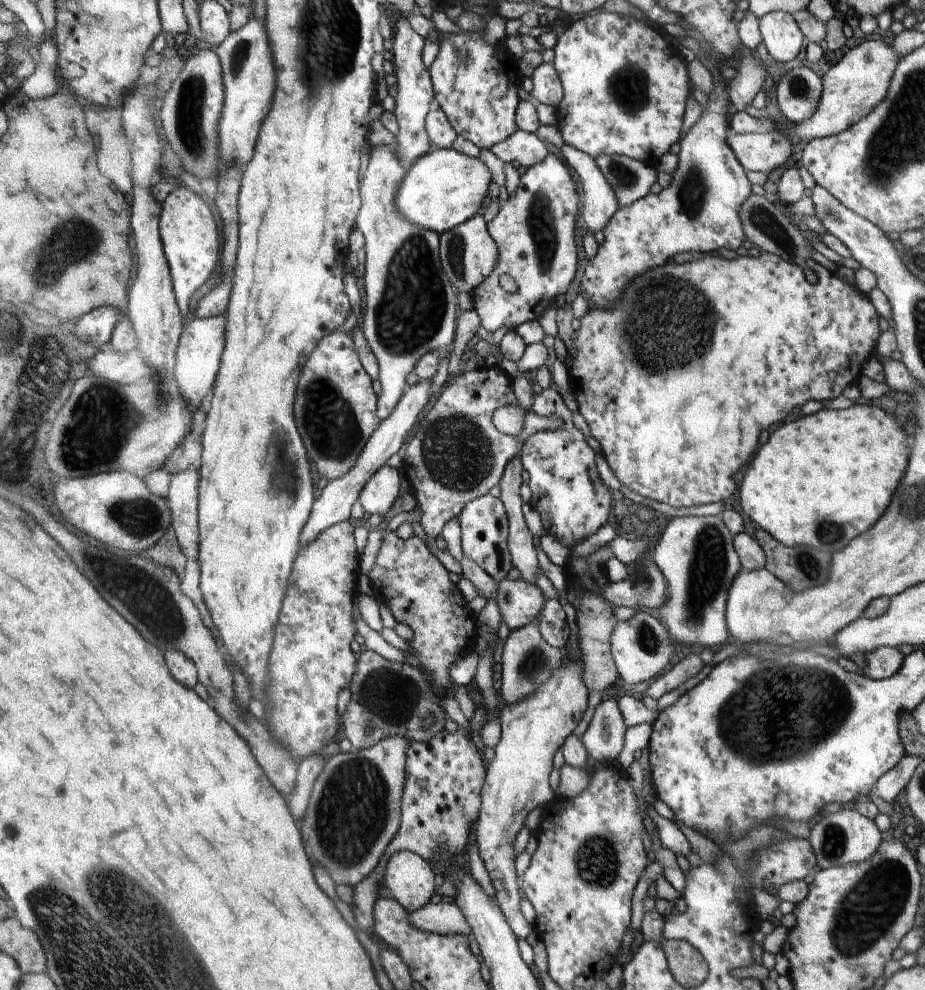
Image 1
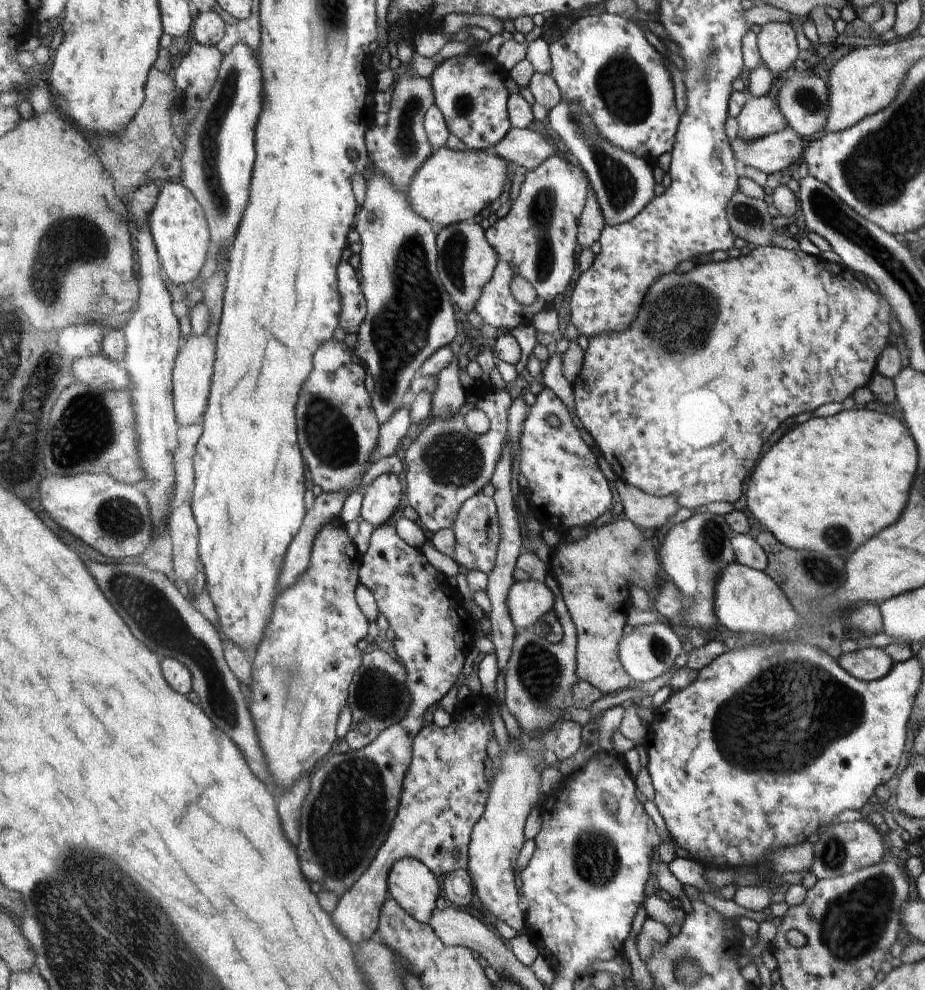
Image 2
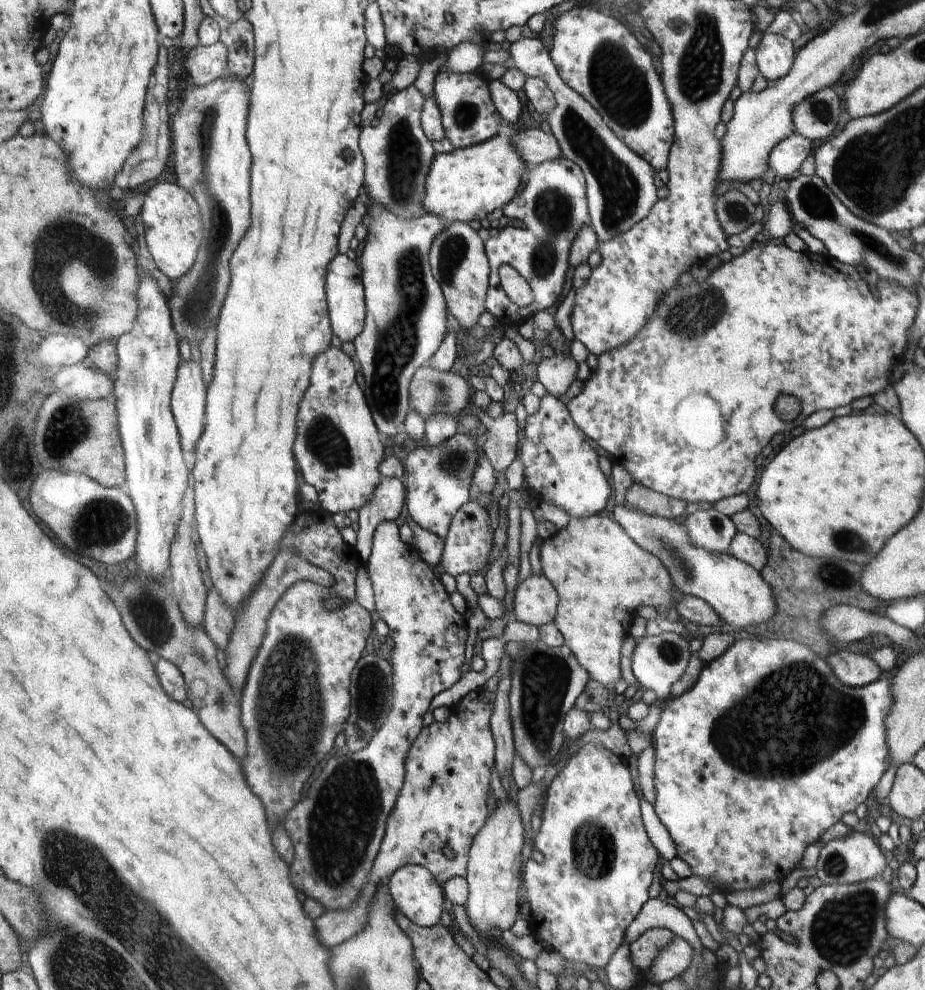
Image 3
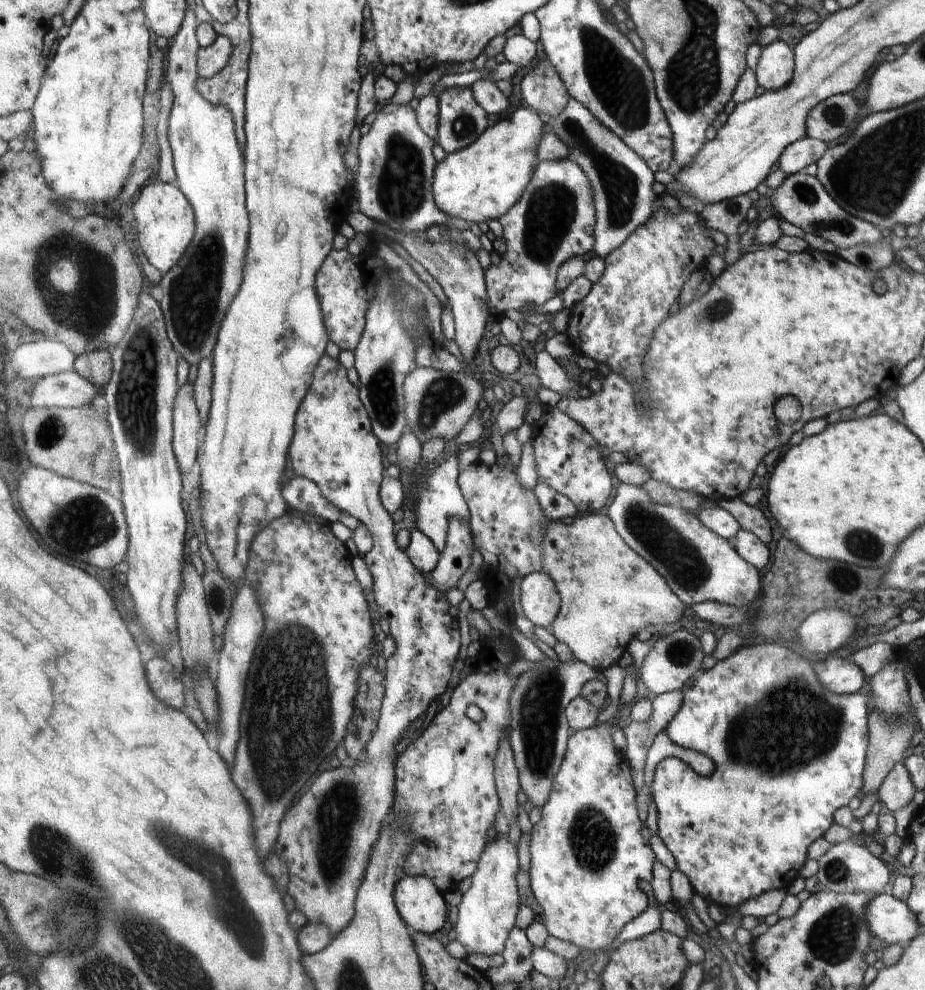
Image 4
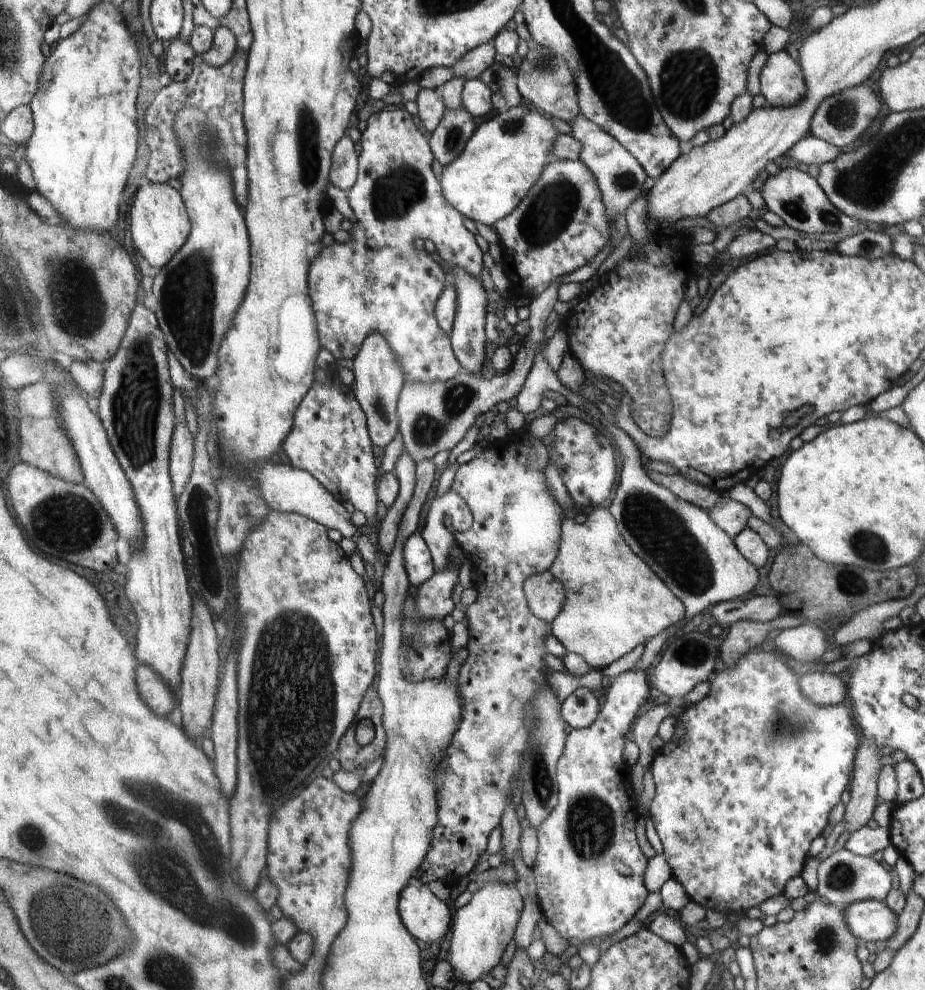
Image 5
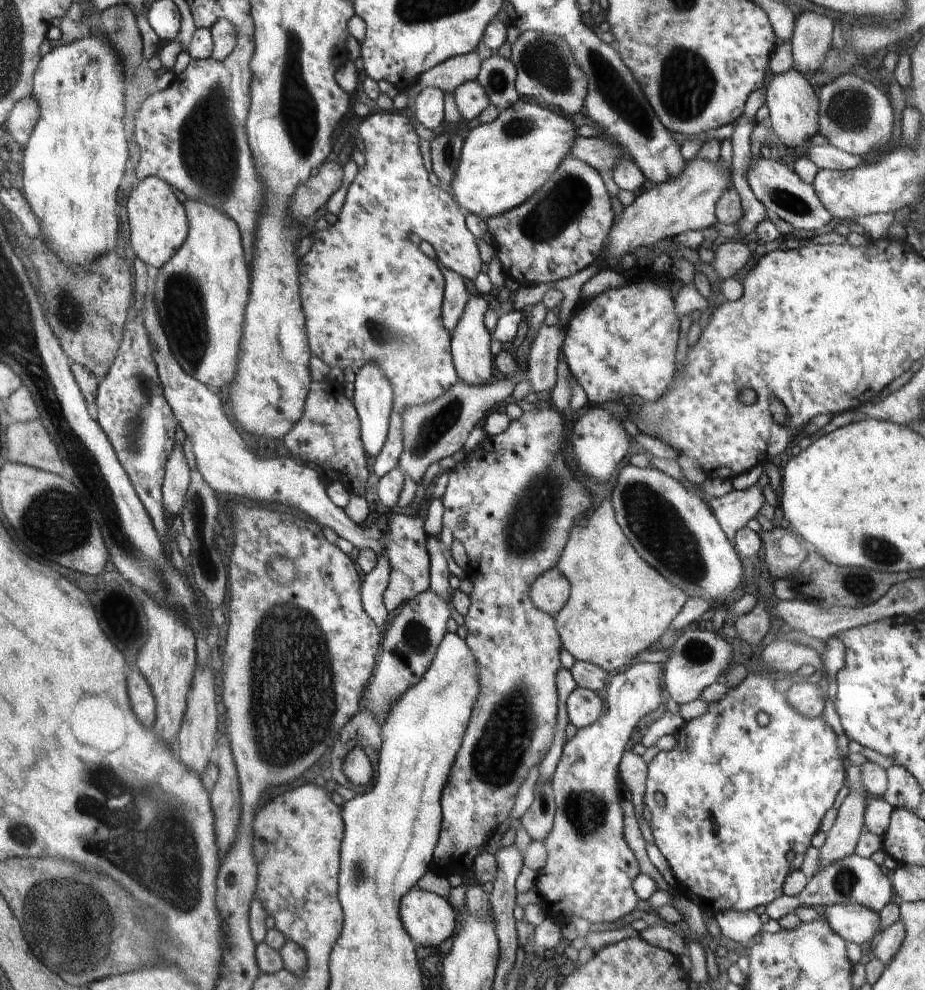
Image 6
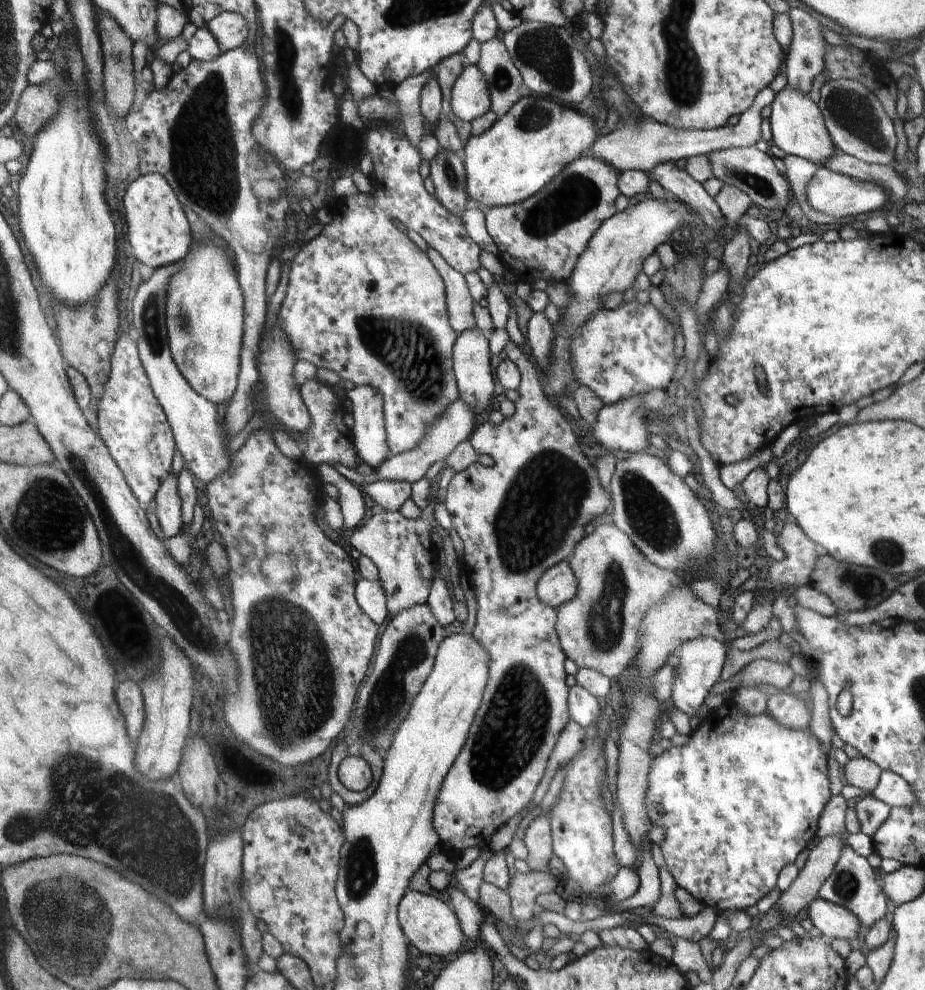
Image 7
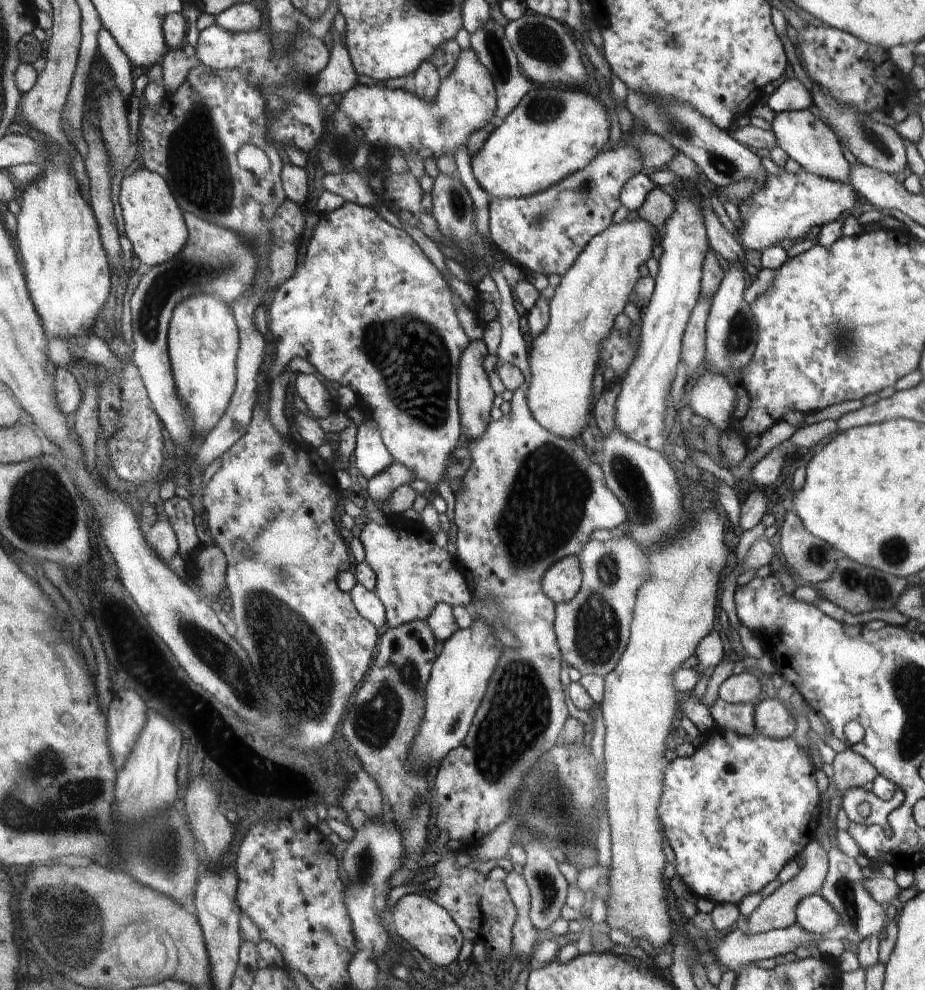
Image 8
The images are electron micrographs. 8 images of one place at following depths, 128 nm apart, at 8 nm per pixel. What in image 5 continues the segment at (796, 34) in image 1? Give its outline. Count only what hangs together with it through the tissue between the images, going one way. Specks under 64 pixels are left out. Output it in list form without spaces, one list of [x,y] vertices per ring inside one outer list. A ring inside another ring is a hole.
[[[786,50],[768,55],[760,73],[761,94],[770,108],[796,106],[808,94],[807,80]]]

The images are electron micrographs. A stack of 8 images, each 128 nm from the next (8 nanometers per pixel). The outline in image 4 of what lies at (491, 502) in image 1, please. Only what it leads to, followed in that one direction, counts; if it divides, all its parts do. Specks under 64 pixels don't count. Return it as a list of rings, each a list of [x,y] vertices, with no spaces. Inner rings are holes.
[[[452,518],[447,546],[439,552],[439,562],[428,575],[432,586],[442,594],[460,586],[460,582],[464,582],[464,574],[472,570],[472,554],[476,554],[476,543],[474,532],[468,524],[460,518]]]

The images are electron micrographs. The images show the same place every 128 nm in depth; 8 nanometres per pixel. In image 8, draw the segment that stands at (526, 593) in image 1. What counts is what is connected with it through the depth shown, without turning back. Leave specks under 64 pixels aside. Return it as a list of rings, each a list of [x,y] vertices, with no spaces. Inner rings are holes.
[[[576,556],[562,558],[542,581],[542,590],[555,604],[572,601],[582,588],[582,562]]]

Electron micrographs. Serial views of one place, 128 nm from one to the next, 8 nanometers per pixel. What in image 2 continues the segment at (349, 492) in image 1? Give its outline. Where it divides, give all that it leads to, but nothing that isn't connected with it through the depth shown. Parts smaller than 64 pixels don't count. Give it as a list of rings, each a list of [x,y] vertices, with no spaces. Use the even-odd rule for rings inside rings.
[[[404,407],[395,413],[390,421],[383,424],[376,449],[376,459],[390,456],[405,445],[404,439],[411,424],[411,411],[408,407]],[[342,490],[338,494],[336,492],[322,493],[315,498],[312,508],[308,508],[303,528],[299,533],[296,533],[287,550],[282,576],[279,577],[279,592],[284,592],[289,586],[296,584],[298,578],[308,570],[312,542],[314,542],[318,530],[340,515],[344,500],[349,494],[346,490]]]

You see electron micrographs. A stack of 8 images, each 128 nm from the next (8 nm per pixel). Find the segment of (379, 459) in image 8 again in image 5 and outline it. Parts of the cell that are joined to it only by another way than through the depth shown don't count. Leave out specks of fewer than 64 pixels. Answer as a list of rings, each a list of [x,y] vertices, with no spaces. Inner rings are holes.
[[[371,334],[363,342],[360,352],[353,360],[353,366],[355,395],[367,415],[367,430],[370,432],[371,441],[376,443],[378,449],[383,450],[399,436],[398,404],[406,381],[403,366],[400,366],[391,343],[382,334]]]

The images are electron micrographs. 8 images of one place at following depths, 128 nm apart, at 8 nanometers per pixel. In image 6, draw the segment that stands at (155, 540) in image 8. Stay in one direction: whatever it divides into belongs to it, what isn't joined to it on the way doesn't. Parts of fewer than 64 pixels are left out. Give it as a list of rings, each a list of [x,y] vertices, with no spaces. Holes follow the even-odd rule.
[[[176,445],[171,460],[166,465],[167,480],[164,484],[164,504],[166,504],[171,519],[182,516],[186,508],[186,499],[192,482],[193,474],[190,462],[186,458],[185,447]]]

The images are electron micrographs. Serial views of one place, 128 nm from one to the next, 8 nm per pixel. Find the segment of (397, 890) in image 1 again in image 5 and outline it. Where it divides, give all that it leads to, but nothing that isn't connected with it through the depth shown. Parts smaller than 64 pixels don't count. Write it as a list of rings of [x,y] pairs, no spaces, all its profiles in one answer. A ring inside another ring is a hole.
[[[418,879],[402,891],[399,909],[404,926],[407,926],[422,944],[430,944],[442,938],[450,926],[448,906],[438,900],[436,894]]]

